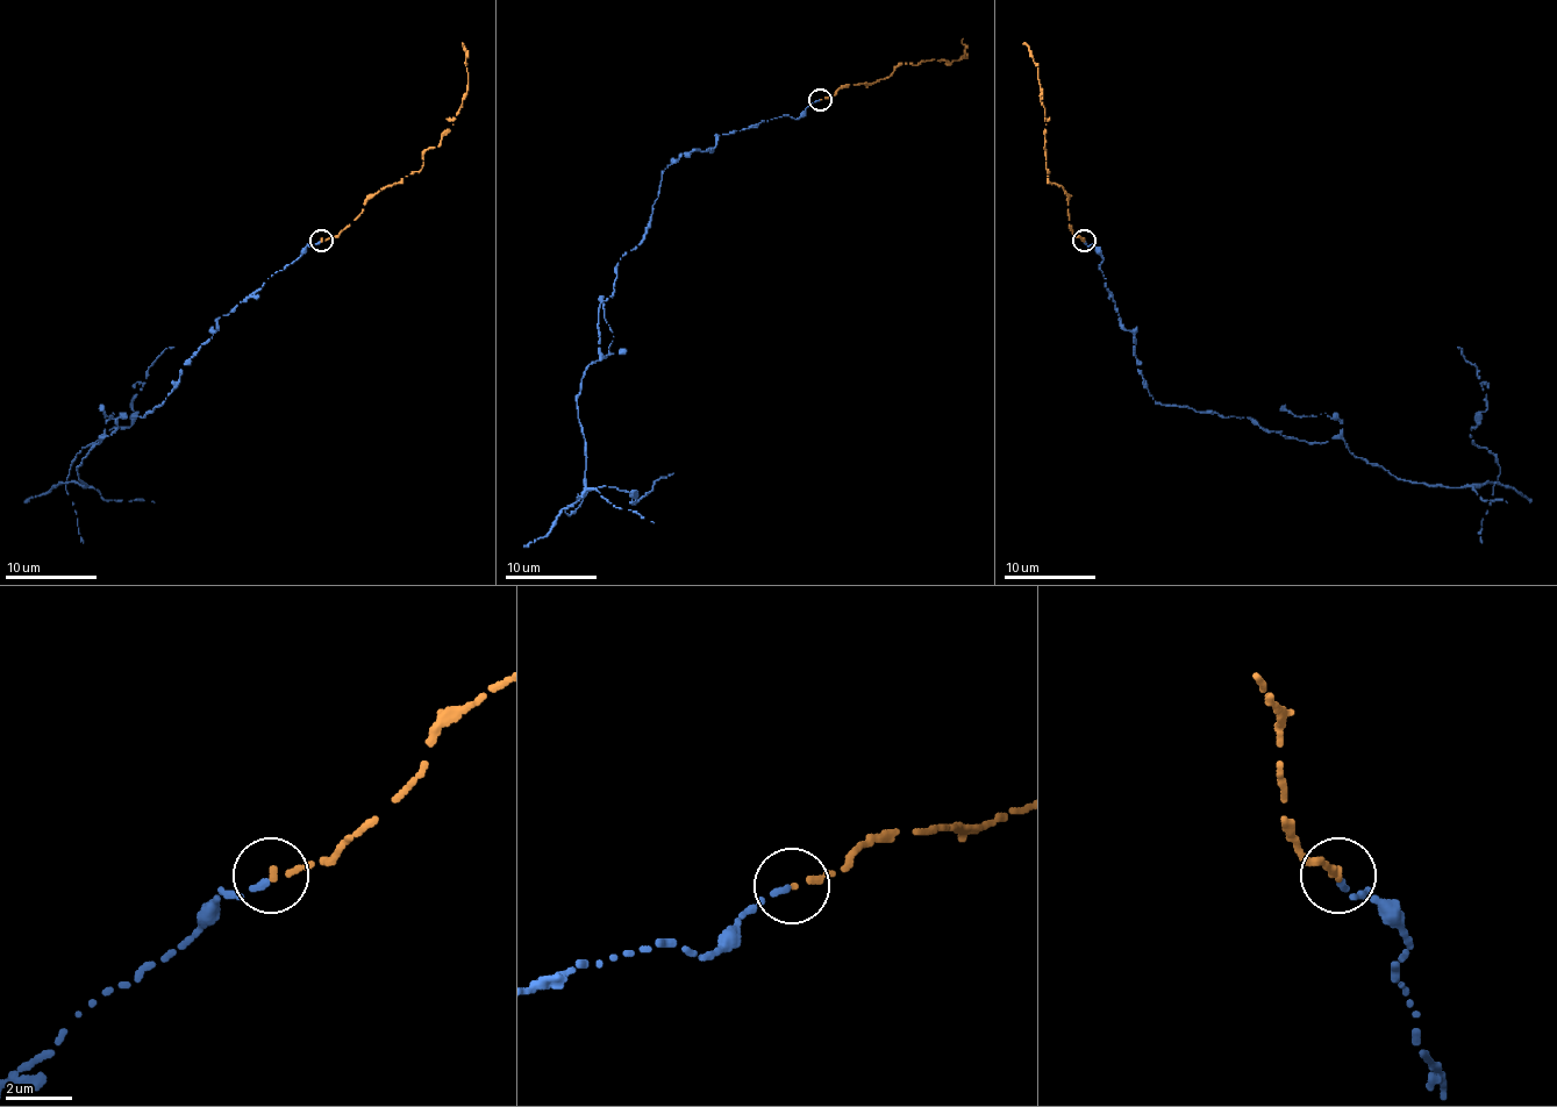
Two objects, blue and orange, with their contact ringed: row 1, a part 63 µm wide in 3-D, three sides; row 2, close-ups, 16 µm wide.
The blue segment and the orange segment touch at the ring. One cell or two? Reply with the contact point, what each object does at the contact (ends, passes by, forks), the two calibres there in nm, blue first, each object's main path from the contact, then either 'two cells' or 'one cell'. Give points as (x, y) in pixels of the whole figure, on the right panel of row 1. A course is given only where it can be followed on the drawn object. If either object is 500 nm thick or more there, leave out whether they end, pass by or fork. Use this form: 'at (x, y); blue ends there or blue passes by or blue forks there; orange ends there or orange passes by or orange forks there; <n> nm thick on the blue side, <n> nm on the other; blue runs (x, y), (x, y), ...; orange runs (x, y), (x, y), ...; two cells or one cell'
at (1084, 241); blue ends there; orange ends there; 170 nm thick on the blue side, 220 nm on the other; blue runs (1084, 241), (1156, 401), (1342, 438), (1401, 480), (1477, 487), (1500, 473), (1471, 436), (1486, 394), (1457, 347); orange runs (1084, 241), (1069, 225), (1069, 194), (1048, 179), (1038, 66), (1022, 43); one cell

